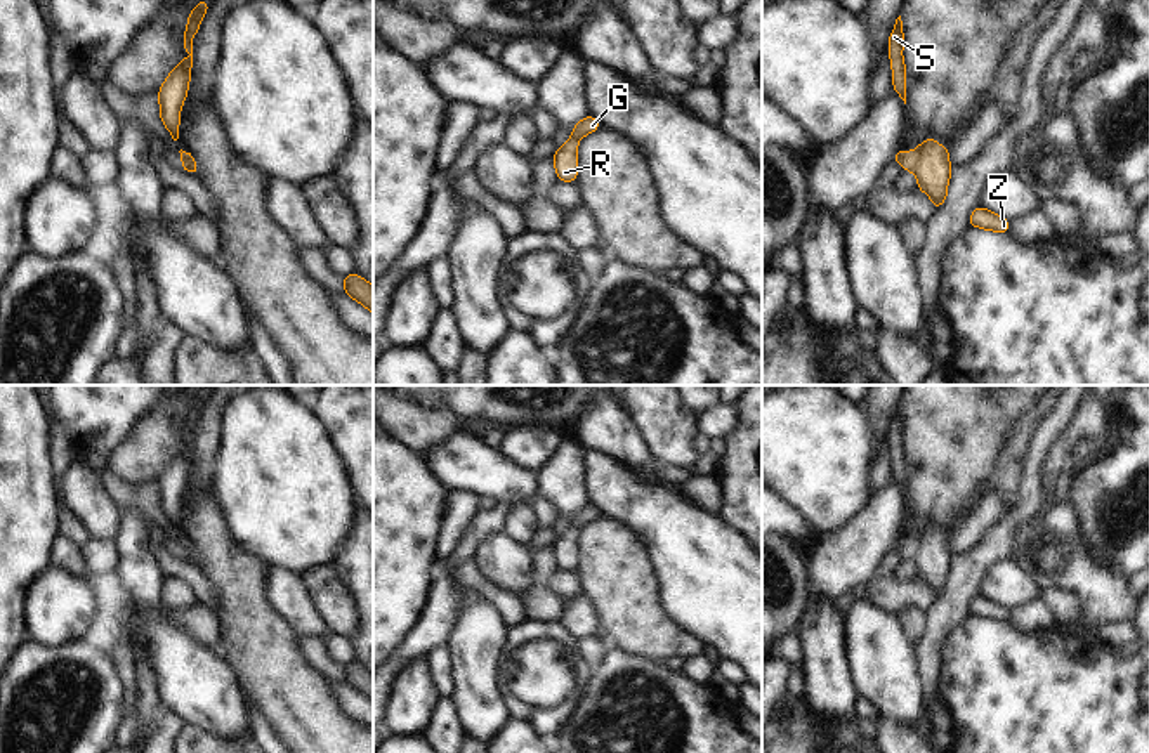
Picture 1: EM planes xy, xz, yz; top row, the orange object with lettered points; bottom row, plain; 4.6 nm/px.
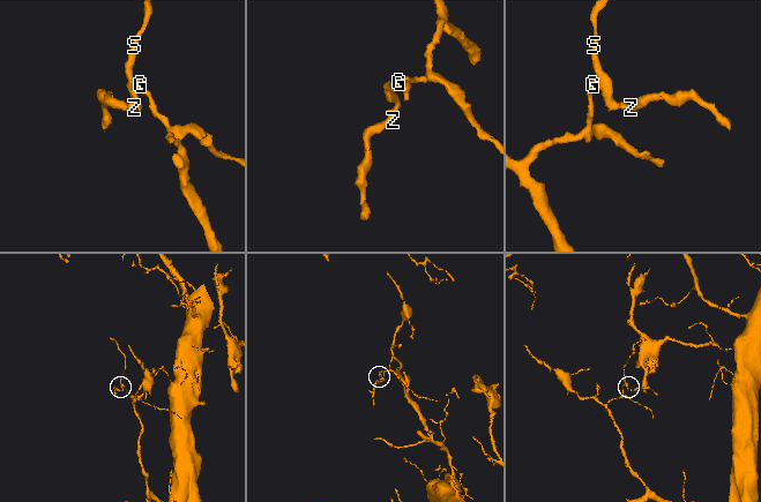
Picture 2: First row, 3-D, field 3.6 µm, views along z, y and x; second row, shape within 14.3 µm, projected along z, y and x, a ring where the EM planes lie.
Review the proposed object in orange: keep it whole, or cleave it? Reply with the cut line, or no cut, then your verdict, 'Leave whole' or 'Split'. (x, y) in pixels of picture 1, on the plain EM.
Split along xz (571, 524), (578, 528). Split

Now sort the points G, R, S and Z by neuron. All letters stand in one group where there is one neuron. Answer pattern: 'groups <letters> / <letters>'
groups G / R S Z

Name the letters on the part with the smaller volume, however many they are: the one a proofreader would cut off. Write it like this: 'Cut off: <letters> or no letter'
Cut off: R, S, Z

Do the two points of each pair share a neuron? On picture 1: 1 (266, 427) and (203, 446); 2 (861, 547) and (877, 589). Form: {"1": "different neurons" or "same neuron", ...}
{"1": "different neurons", "2": "different neurons"}

